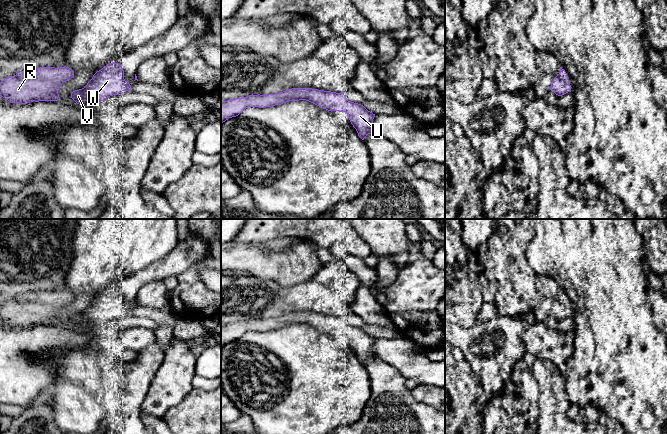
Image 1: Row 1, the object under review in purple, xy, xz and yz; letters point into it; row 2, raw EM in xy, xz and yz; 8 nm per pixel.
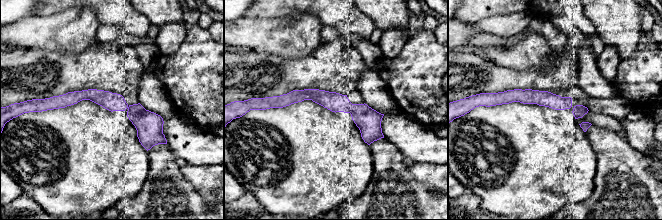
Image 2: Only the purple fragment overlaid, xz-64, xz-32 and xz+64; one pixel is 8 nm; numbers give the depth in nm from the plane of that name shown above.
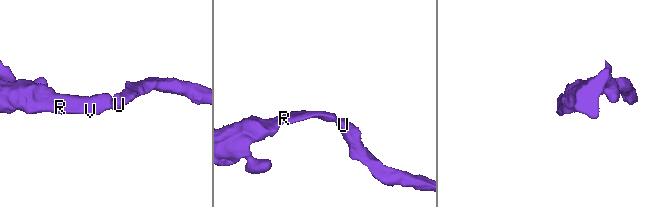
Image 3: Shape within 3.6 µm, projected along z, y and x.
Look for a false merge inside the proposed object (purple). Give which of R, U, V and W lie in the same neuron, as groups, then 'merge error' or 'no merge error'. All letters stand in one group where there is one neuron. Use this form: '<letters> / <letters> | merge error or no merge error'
R U V W | no merge error

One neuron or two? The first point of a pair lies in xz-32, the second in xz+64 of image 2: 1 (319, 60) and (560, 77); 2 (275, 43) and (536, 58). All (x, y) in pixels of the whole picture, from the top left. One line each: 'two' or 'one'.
1: one
2: one

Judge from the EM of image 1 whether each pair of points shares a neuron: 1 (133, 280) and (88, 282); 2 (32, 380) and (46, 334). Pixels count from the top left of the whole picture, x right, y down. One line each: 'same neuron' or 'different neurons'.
1: different neurons
2: same neuron

